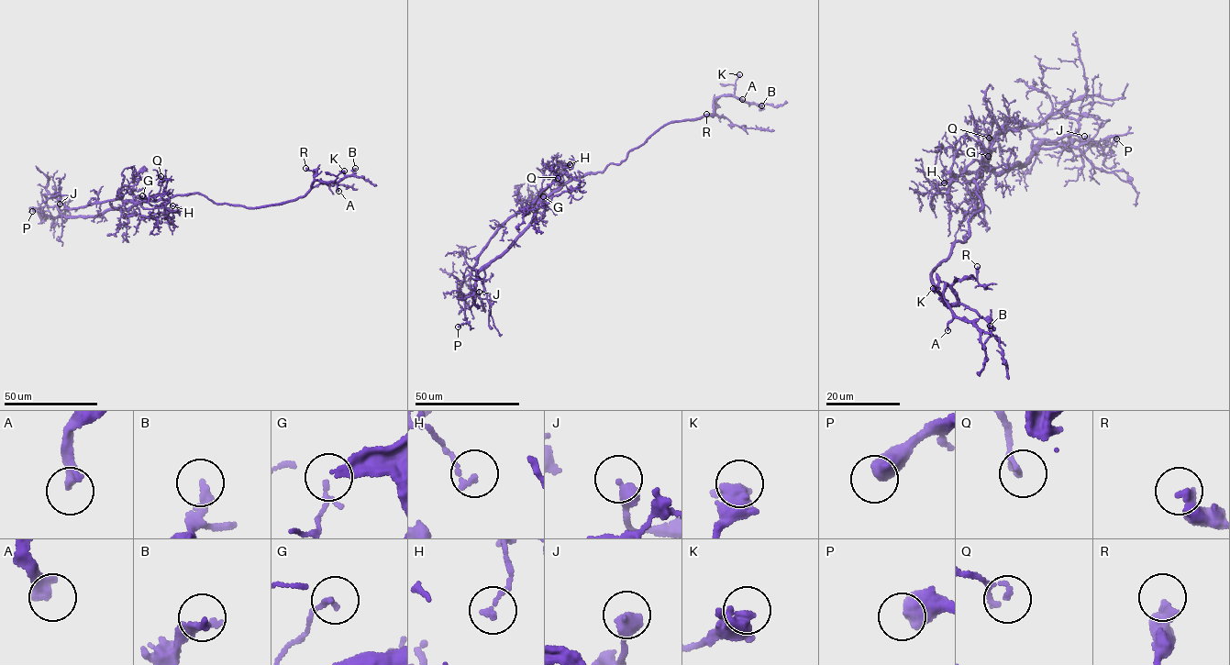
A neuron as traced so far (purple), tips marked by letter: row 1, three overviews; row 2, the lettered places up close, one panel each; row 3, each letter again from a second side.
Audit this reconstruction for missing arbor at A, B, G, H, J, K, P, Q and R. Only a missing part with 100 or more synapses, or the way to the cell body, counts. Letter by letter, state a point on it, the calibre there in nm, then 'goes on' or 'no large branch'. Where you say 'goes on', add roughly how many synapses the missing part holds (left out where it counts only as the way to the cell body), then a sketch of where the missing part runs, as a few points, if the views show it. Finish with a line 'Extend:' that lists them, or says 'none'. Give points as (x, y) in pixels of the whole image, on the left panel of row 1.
A: at (338, 191); 360 nm thick; goes on; about 110 synapses; missing branch runs (338, 191), (349, 195), (354, 194), (360, 174)
B: at (355, 168); 200 nm thick; no large branch
G: at (142, 195); 100 nm thick; no large branch
H: at (172, 205); 150 nm thick; no large branch
J: at (60, 204); 440 nm thick; no large branch
K: at (344, 171); 360 nm thick; no large branch
P: at (32, 211); 600 nm thick; no large branch
Q: at (160, 176); 180 nm thick; no large branch
R: at (305, 168); 360 nm thick; no large branch
Extend: A

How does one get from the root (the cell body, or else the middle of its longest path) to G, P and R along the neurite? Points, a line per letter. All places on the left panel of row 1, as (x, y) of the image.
G: (195, 193), (138, 201), (142, 195)
P: (195, 193), (142, 202), (127, 210), (112, 209), (84, 217), (41, 215), (40, 217), (36, 211), (32, 211)
R: (195, 193), (215, 203), (252, 208), (288, 202), (304, 196), (310, 189), (316, 171), (305, 168)

